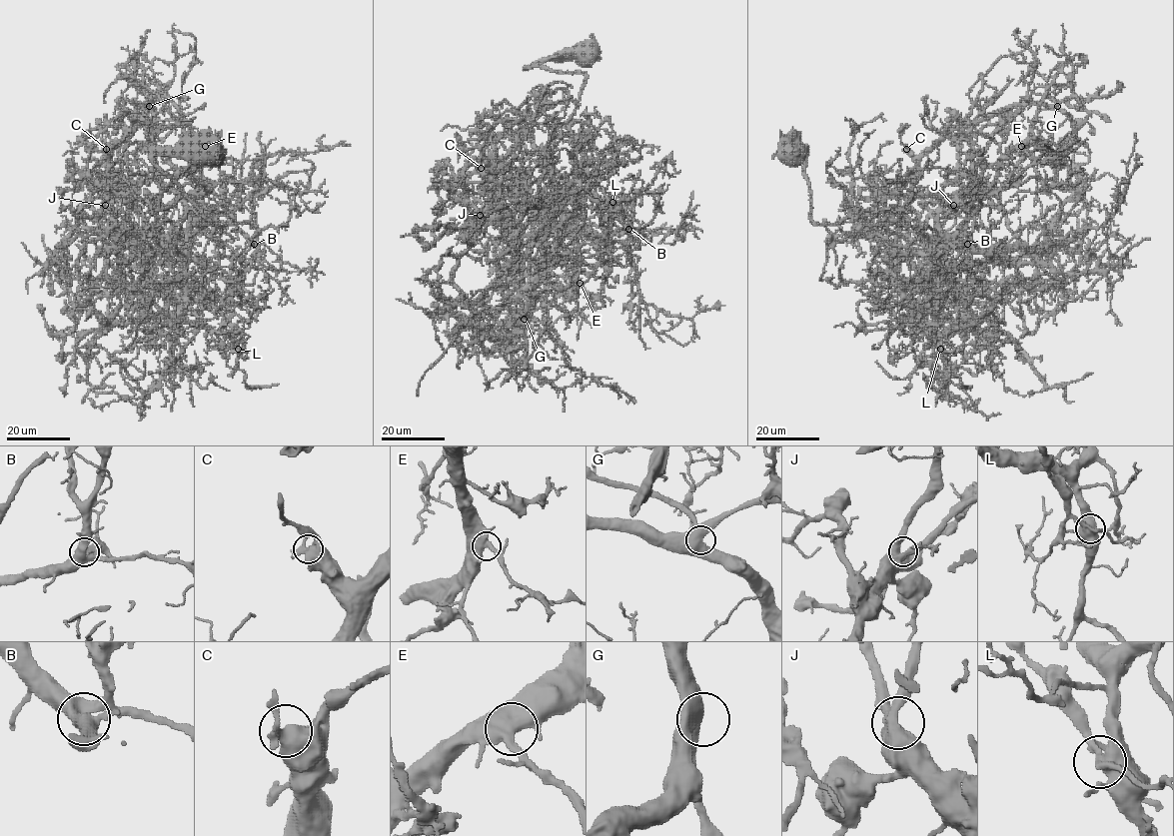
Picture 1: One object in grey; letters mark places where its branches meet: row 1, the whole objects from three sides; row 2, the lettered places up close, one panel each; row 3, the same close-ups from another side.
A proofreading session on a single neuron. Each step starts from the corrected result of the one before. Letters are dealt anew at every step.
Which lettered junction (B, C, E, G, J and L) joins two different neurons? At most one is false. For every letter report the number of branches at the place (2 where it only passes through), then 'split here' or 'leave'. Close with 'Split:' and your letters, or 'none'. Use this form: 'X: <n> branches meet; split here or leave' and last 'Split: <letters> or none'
B: 3 branches meet; leave
C: 3 branches meet; leave
E: 3 branches meet; leave
G: 3 branches meet; leave
J: 3 branches meet; leave
L: 3 branches meet; split here
Split: L

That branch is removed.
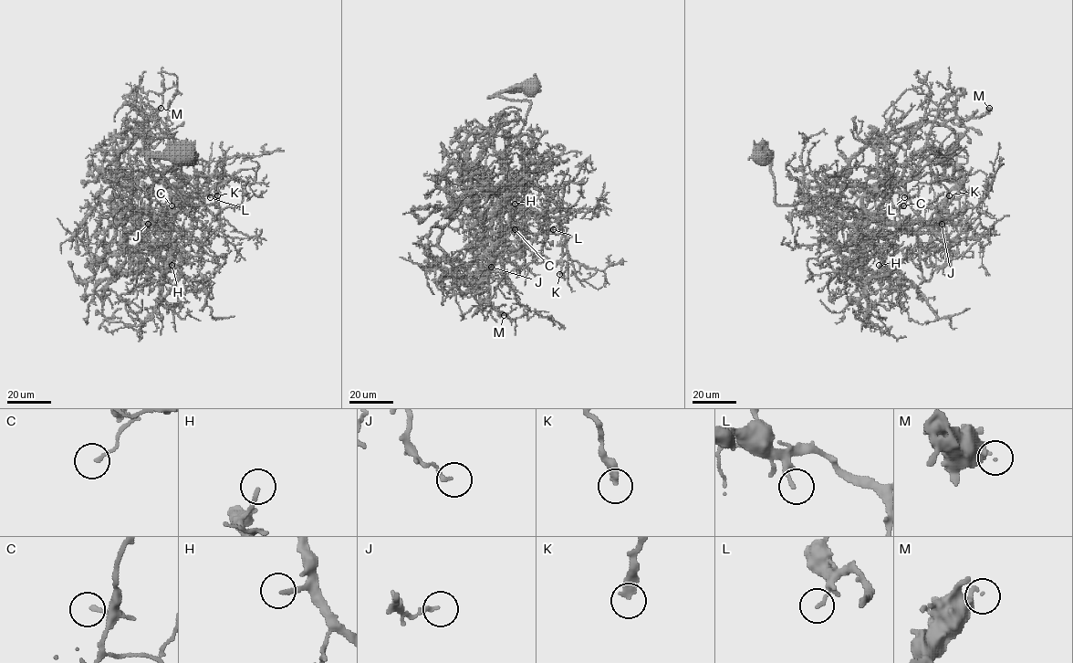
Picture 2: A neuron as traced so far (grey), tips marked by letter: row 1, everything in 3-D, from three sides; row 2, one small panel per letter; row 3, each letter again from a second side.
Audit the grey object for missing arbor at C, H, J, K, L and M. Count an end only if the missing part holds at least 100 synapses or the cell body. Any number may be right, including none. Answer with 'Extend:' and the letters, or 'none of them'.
Extend: none of them

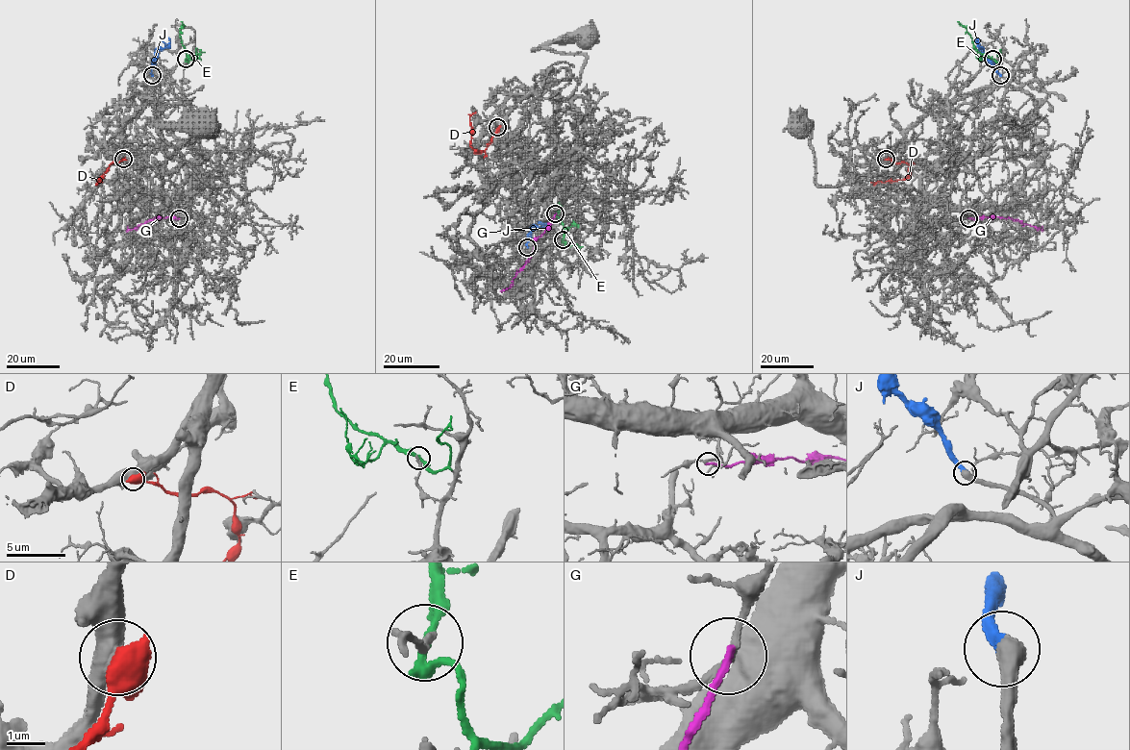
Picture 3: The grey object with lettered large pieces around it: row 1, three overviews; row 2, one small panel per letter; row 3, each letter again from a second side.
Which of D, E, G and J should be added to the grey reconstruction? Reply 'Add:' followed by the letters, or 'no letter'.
Add: J

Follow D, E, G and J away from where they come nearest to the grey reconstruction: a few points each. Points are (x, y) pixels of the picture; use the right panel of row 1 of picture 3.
D: (886, 160), (906, 162), (910, 174), (903, 179), (871, 183)
E: (992, 59), (974, 47), (970, 36), (957, 21)
G: (968, 218), (1011, 217), (1042, 230), (1042, 226)
J: (1000, 75), (985, 56), (976, 37)

